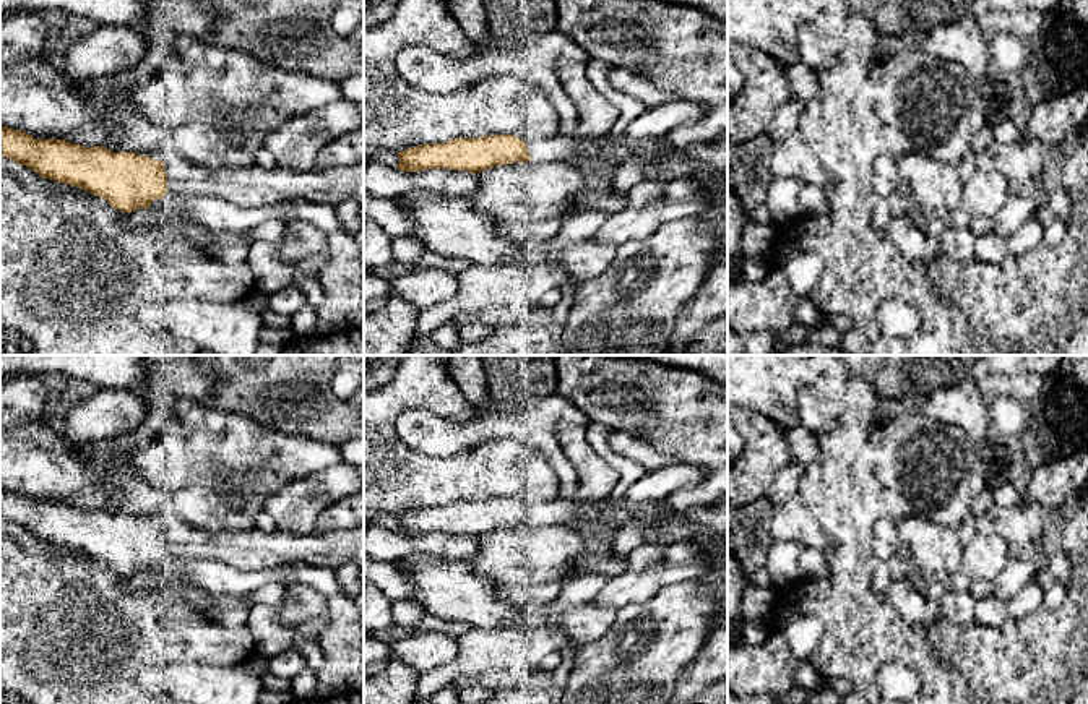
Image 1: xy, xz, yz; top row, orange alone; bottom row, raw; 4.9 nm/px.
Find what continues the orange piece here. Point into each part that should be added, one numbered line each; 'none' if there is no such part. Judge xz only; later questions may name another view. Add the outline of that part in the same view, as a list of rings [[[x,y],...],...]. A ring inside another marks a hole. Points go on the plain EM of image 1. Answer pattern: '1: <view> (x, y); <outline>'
1: xz (713, 518); [[[727,496],[708,506],[693,506],[684,513],[664,503],[624,503],[604,500],[599,504],[576,504],[570,500],[554,498],[531,504],[528,509],[533,526],[570,524],[573,519],[598,519],[617,529],[628,521],[640,524],[645,543],[671,545],[697,532],[727,534]]]

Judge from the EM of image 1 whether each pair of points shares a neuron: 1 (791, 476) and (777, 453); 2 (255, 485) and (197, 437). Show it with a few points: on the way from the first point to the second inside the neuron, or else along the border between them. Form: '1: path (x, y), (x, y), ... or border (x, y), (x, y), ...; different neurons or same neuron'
1: border (791, 461), (777, 474), (765, 495); different neurons
2: path (241, 471), (234, 464), (224, 464), (211, 451); same neuron

